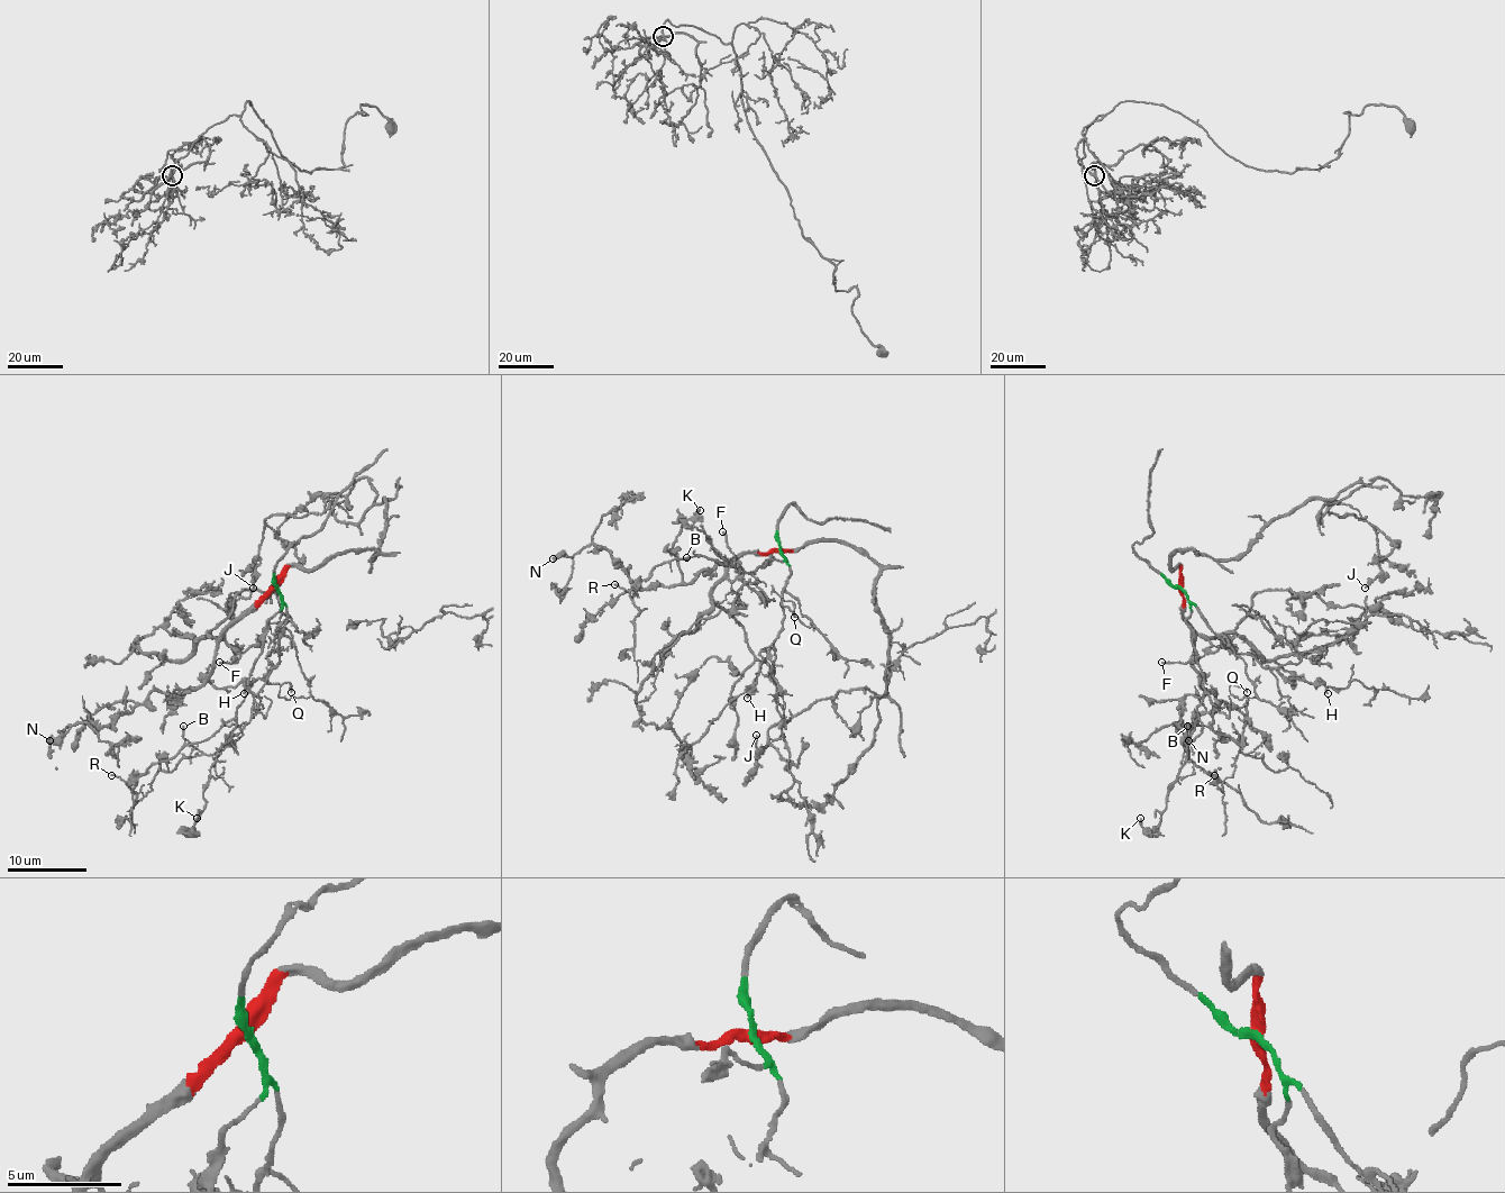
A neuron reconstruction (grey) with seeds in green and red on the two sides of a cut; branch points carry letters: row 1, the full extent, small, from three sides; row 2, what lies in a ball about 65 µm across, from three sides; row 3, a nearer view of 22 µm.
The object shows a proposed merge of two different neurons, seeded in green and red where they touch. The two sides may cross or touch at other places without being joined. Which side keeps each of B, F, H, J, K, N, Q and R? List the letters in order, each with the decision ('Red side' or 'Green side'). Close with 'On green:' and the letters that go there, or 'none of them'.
B: Green side
F: Red side
H: Green side
J: Red side
K: Green side
N: Red side
Q: Green side
R: Green side
On green: B, H, K, Q, R

